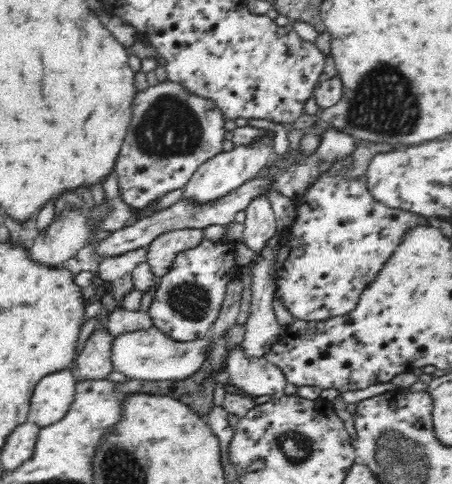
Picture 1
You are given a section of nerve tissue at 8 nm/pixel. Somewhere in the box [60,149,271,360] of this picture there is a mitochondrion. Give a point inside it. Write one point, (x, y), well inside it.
(189, 299)

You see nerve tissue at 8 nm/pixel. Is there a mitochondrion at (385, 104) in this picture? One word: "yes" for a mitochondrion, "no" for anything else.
yes

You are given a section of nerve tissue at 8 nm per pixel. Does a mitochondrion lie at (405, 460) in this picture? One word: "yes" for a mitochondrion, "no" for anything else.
yes

